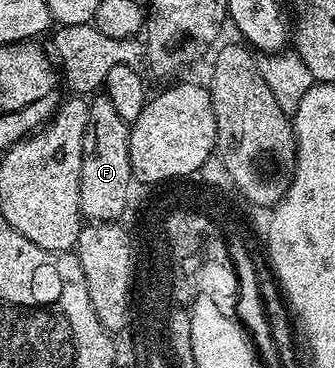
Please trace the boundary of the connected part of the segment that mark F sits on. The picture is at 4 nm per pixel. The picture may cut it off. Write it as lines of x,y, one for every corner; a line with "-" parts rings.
96,94
88,105
86,134
82,138
82,174
80,175
80,214
88,222
116,222
128,204
128,191
134,185
128,143
129,121
114,110
107,94

